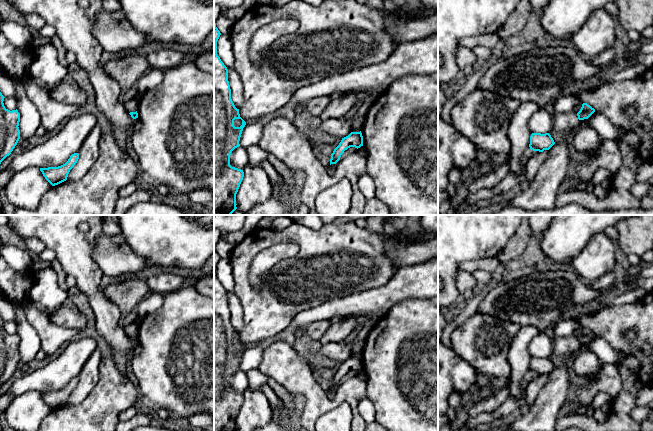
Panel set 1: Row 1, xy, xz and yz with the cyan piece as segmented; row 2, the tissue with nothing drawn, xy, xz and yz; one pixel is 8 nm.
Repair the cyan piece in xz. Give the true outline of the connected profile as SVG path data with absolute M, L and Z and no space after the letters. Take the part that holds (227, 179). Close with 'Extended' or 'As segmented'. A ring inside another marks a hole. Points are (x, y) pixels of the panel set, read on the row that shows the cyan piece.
M214 22L214 215L231 215L236 209L236 194L244 177L241 169L230 165L232 151L239 147L246 122L240 117L231 99L228 69L217 54L217 41L221 33Z. As segmented

